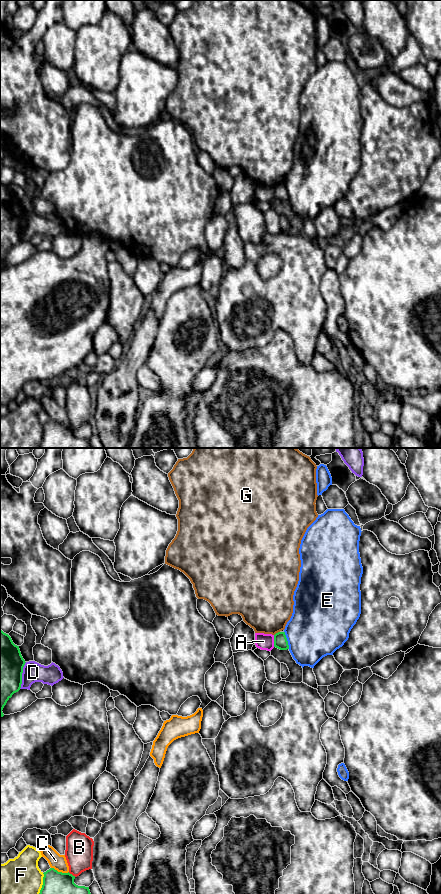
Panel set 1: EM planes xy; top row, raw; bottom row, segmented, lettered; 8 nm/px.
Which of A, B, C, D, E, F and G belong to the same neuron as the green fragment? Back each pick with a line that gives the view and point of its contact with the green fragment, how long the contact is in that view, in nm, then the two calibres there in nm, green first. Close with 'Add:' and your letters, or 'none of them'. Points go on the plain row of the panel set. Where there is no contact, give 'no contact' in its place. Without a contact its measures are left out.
Add: none of them

